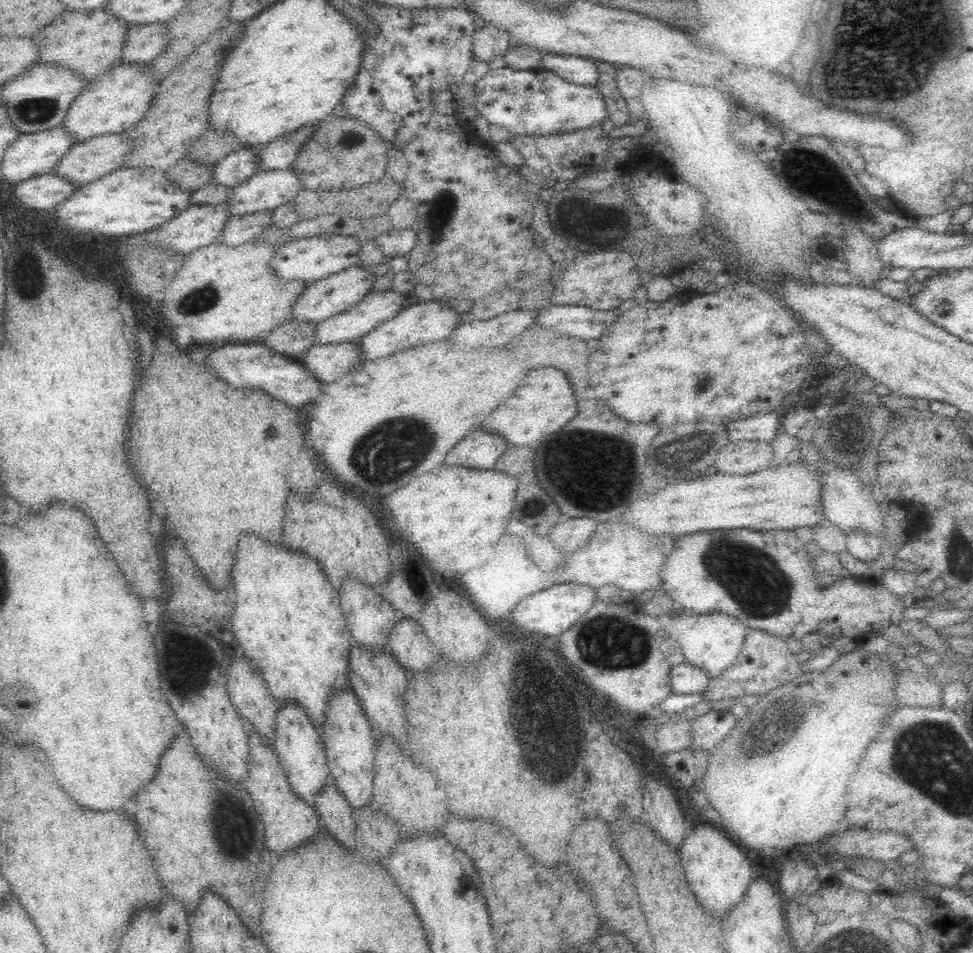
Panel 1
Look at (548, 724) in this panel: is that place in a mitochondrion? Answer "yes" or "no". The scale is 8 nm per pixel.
yes

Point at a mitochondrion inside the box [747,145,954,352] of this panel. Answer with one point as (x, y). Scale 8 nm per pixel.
(808, 172)

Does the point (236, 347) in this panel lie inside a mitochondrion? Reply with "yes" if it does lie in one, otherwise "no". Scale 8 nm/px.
no

